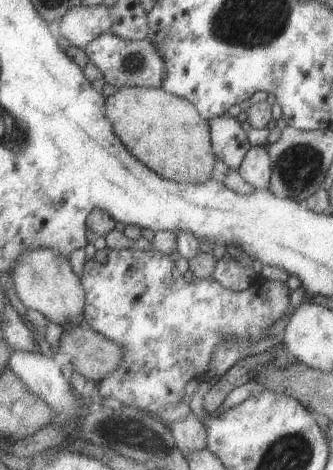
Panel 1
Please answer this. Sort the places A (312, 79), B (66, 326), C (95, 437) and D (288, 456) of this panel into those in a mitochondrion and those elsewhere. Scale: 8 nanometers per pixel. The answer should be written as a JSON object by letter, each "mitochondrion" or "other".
{"A":"other","B":"other","C":"other","D":"mitochondrion"}

